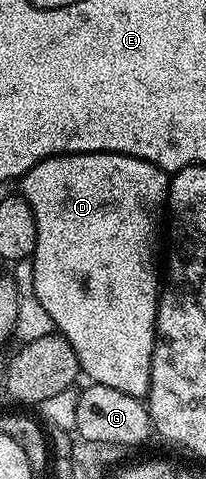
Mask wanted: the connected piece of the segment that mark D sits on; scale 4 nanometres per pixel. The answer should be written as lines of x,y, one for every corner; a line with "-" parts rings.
100,151
98,153
80,153
78,155
54,155
51,159
42,159
37,165
33,165
33,169
29,169
24,173
22,179
18,180
17,187
21,192
21,197
33,209
33,217
37,221
37,245
35,246
35,254
31,259
33,265
33,289
37,301
41,301
41,305
45,308
45,313
49,313
49,317
53,317
55,322
55,331
63,335
69,341
69,345
73,345
73,353
77,353
77,361
79,362
80,372
84,376
88,375
91,383
100,383
101,385
109,385
109,389
121,389
121,393
129,393
129,397
134,399
143,399
149,393
149,377
151,376
151,358
153,357
153,349
155,348
155,318
157,317
157,309
159,308
159,292
161,284
159,284
159,275
161,279
161,271
155,268
155,250
159,247
159,218
164,218
165,204
167,201
167,189
169,186
168,172
162,171
156,163
150,163
144,159
138,159
132,155
116,155
110,151

